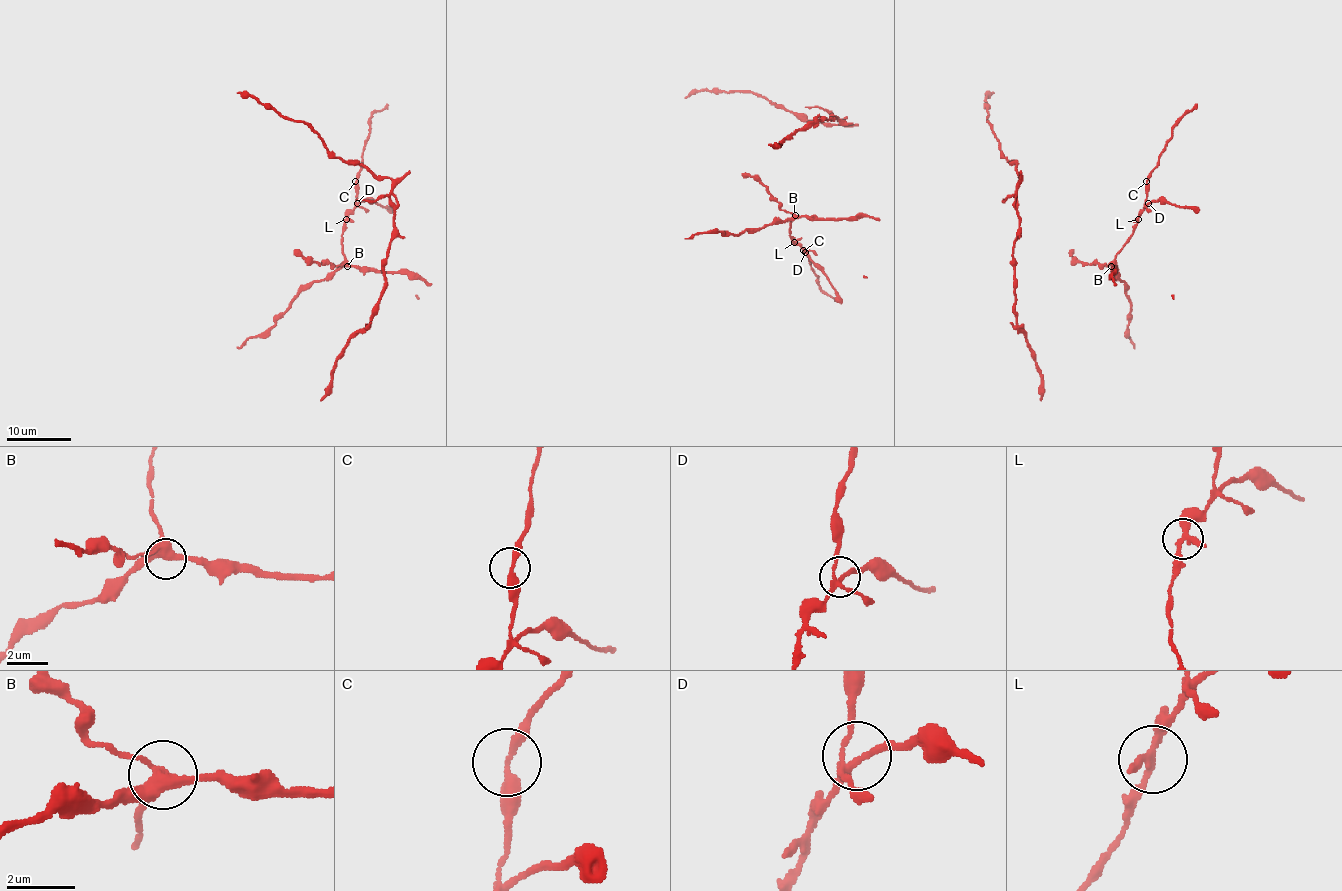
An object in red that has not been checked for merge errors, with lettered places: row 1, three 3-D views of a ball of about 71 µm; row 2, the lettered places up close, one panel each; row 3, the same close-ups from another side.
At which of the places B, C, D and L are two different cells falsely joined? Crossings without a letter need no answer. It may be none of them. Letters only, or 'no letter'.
no letter

